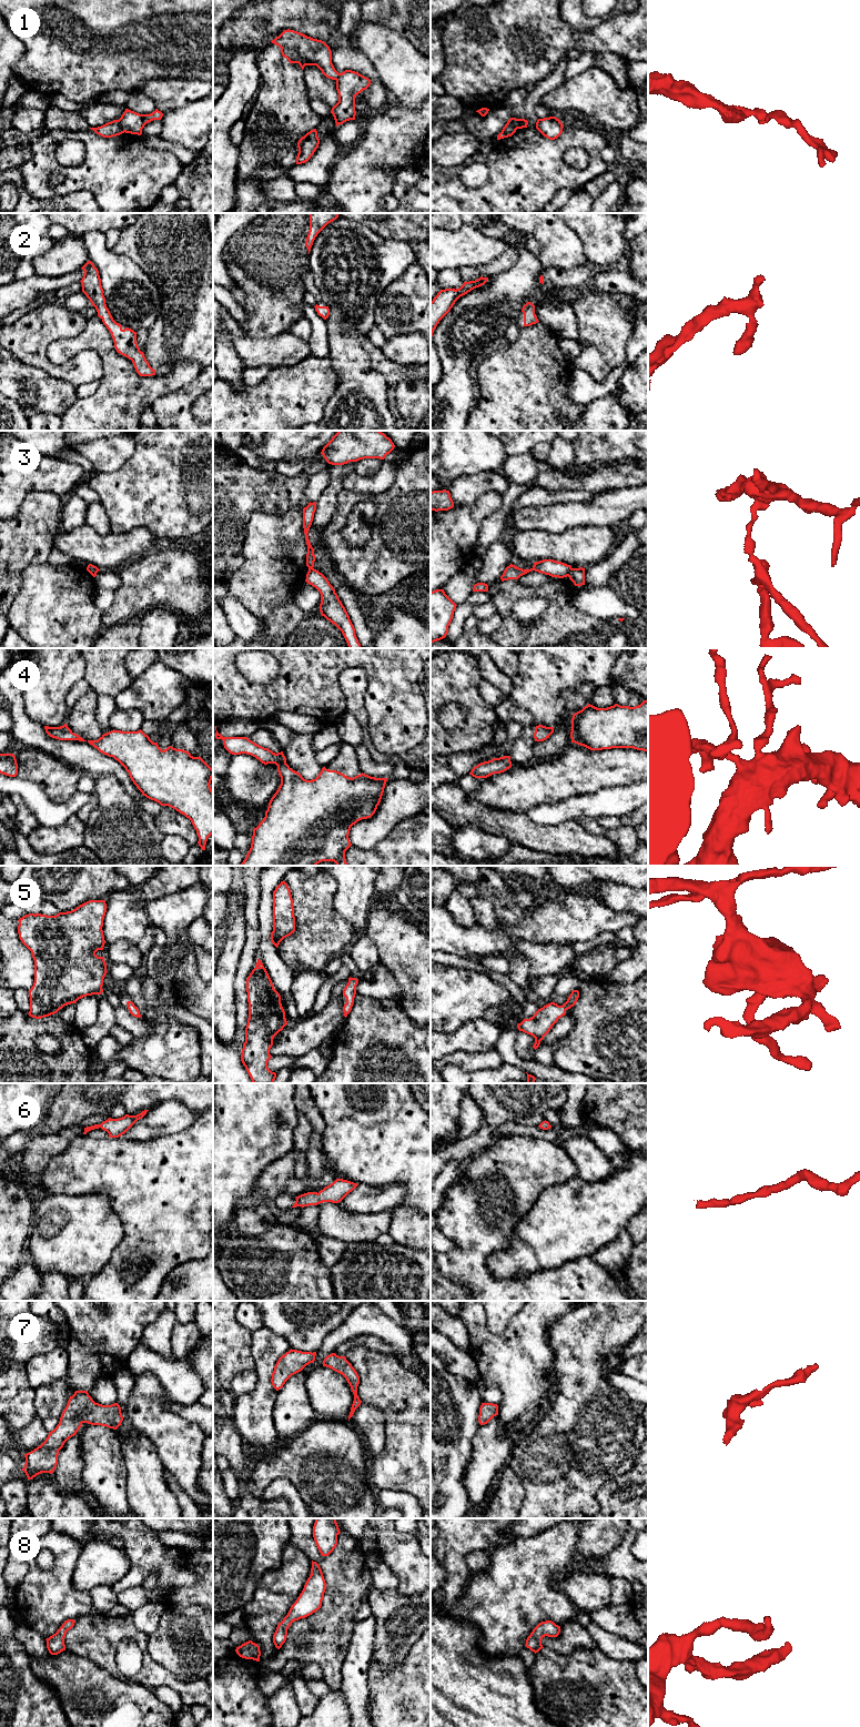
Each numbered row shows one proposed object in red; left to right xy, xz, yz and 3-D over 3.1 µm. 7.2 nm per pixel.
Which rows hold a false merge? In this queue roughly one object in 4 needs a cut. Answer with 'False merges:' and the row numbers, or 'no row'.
False merges: 1, 3

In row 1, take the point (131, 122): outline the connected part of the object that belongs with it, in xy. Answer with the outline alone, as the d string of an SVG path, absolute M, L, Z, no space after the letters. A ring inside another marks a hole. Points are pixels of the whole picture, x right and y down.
M125 109L121 118L119 119L122 130L125 133L142 134L144 125L153 120L161 120L163 113L155 109L150 114L140 114L129 109Z

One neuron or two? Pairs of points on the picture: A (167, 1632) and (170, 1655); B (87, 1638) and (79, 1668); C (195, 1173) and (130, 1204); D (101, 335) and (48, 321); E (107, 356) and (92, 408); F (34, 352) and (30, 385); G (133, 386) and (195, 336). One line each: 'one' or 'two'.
A: one
B: two
C: one
D: two
E: one
F: two
G: two

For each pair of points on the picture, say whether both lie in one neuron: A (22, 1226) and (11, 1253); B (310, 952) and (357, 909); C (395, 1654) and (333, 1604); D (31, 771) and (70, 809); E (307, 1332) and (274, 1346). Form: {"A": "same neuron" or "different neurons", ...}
{"A": "same neuron", "B": "different neurons", "C": "different neurons", "D": "different neurons", "E": "different neurons"}

